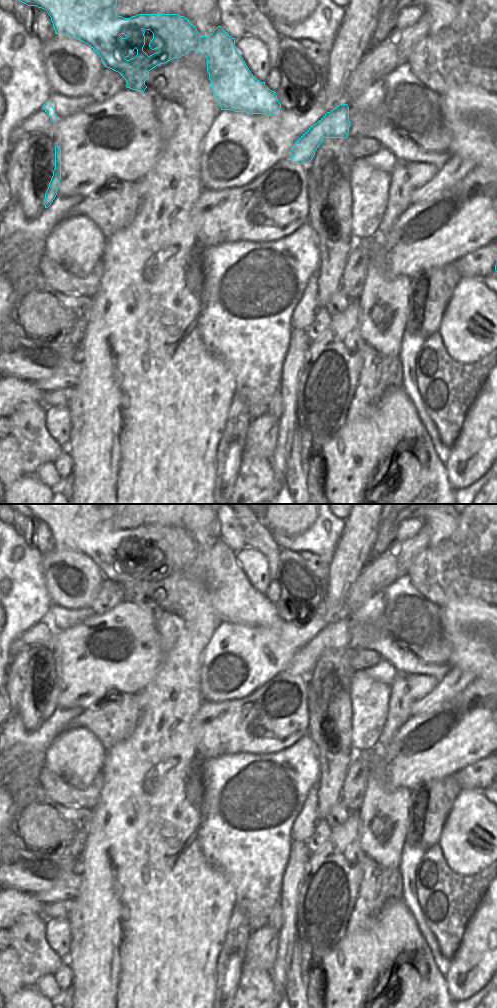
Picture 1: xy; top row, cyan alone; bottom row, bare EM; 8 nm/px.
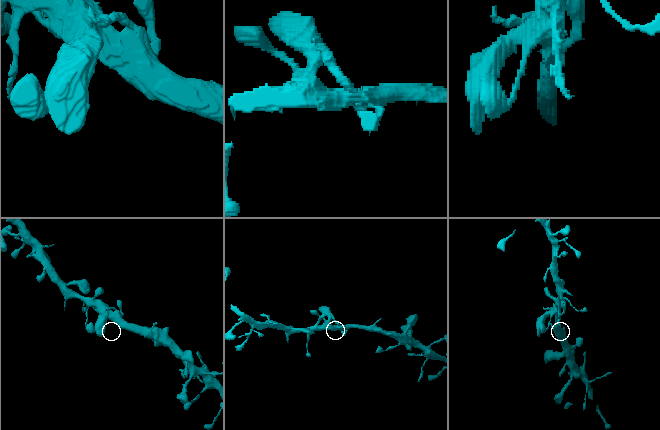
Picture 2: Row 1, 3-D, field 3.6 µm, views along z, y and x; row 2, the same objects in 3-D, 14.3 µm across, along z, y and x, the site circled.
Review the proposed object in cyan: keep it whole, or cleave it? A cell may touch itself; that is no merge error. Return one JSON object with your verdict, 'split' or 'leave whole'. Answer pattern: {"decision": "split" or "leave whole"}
{"decision": "leave whole"}

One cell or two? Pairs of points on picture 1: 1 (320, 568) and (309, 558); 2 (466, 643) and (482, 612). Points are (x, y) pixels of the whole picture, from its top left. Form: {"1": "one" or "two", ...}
{"1": "one", "2": "one"}

